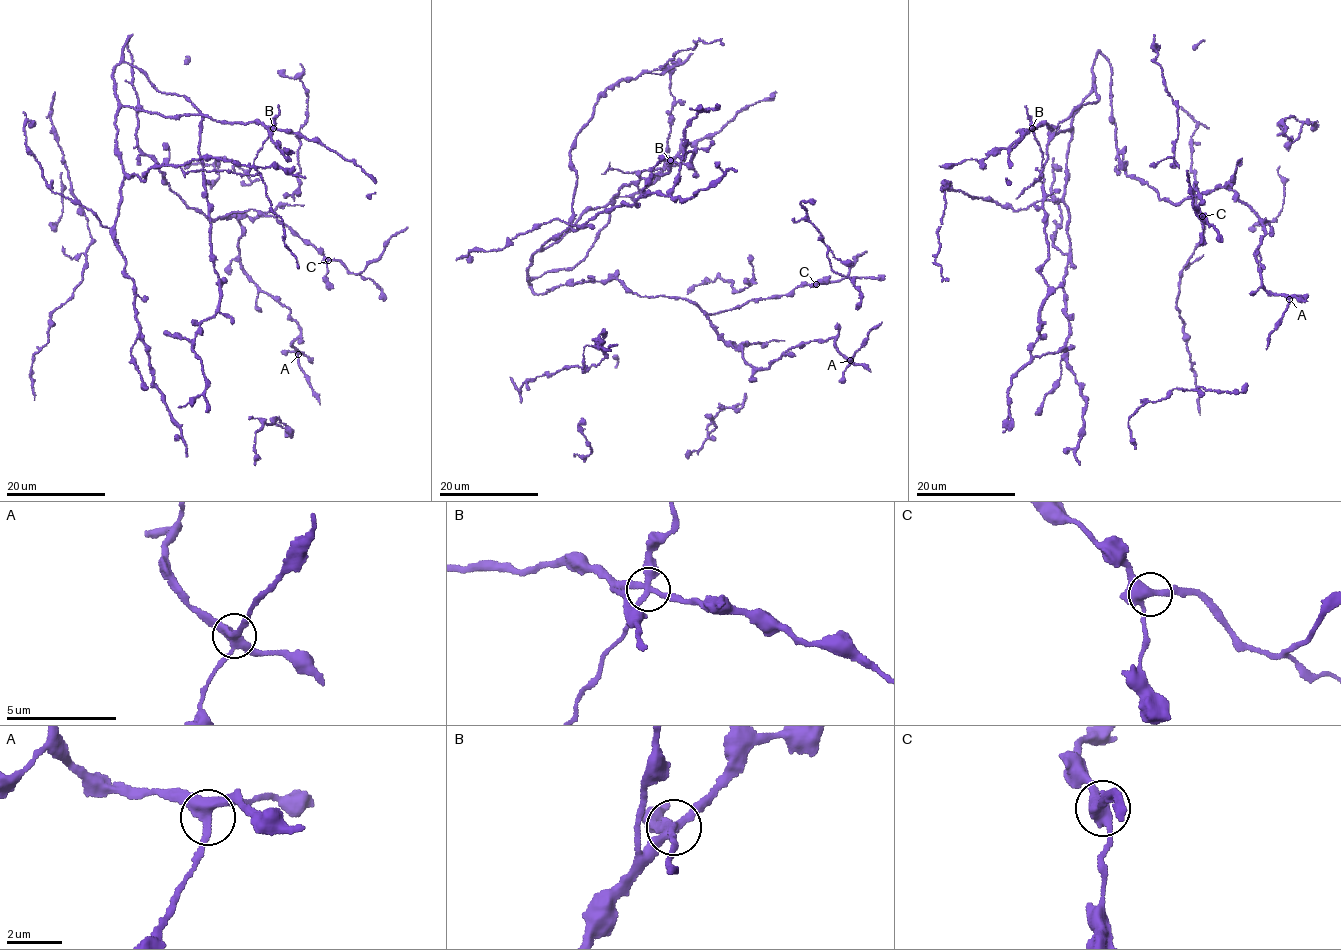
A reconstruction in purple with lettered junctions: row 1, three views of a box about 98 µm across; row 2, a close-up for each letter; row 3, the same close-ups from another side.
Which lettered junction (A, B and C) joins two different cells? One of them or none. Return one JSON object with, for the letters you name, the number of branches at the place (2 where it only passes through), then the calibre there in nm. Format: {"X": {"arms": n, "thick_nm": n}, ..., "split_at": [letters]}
{"B": {"arms": 4, "thick_nm": 320}, "split_at": ["B"]}

